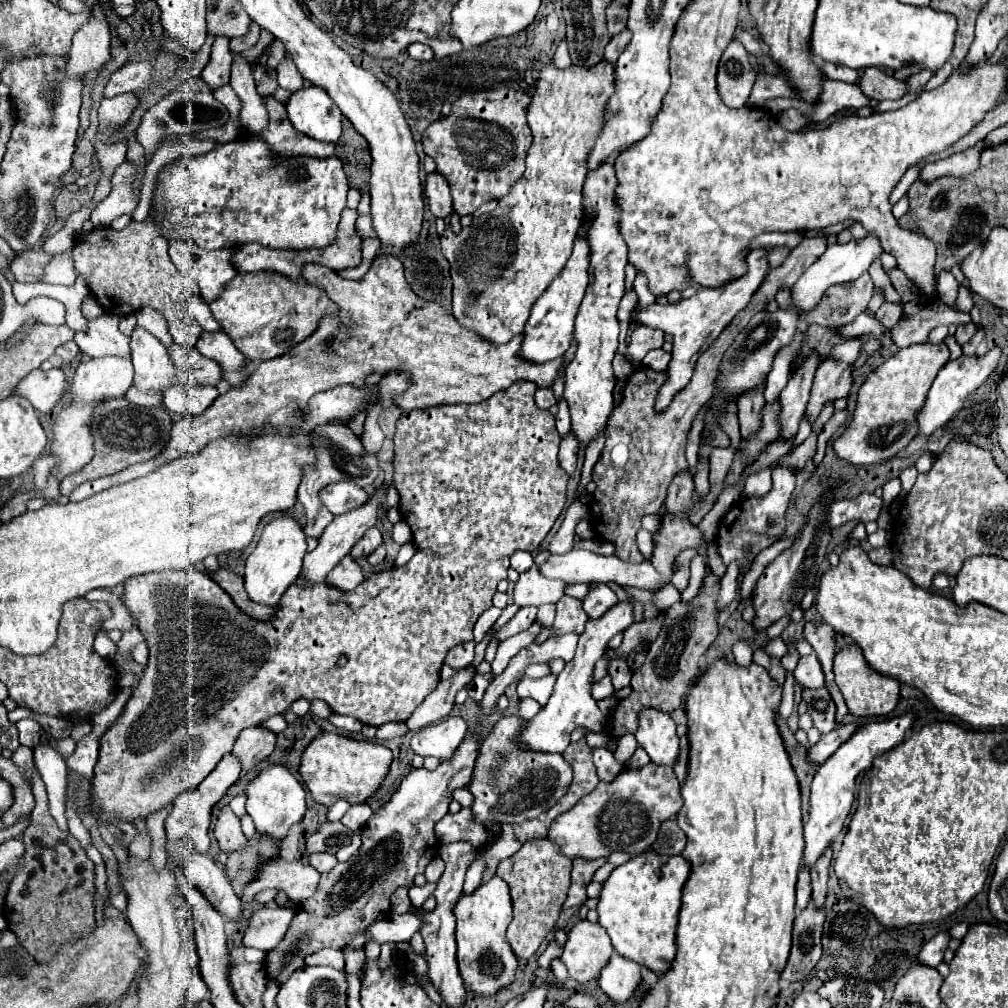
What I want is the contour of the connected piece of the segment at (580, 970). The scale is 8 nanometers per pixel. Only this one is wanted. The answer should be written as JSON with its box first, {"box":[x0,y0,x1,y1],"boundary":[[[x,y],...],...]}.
{"box":[562,921,614,983],"boundary":[[[578,921],[566,939],[562,961],[572,979],[588,983],[598,979],[600,969],[608,963],[614,947],[604,927],[590,921]]]}

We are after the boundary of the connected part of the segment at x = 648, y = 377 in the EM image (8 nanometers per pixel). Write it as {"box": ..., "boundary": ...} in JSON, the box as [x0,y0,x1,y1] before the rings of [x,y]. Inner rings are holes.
{"box":[590,235,826,563],"boundary":[[[814,235],[806,237],[790,255],[784,259],[782,265],[770,269],[766,275],[764,285],[754,293],[750,305],[740,311],[732,323],[722,331],[722,335],[710,345],[710,349],[698,359],[694,375],[686,389],[682,389],[672,403],[668,405],[666,411],[656,413],[654,411],[654,401],[658,395],[658,389],[666,381],[666,373],[652,371],[648,367],[638,367],[634,373],[628,377],[626,389],[624,389],[624,399],[622,403],[612,411],[608,429],[606,429],[606,445],[600,453],[598,463],[594,465],[592,471],[592,481],[596,483],[596,491],[592,493],[592,505],[590,505],[590,521],[594,525],[594,531],[598,537],[604,541],[612,543],[616,547],[616,557],[628,563],[642,563],[644,557],[638,551],[636,545],[636,533],[642,527],[642,517],[650,513],[658,513],[664,505],[668,485],[676,473],[682,473],[688,469],[686,461],[686,437],[692,427],[694,417],[702,409],[702,405],[712,397],[712,383],[718,375],[718,365],[722,361],[724,351],[732,345],[736,335],[748,325],[748,321],[758,313],[758,311],[776,311],[776,291],[778,289],[790,289],[796,279],[826,251],[826,235]],[[616,443],[626,443],[630,449],[630,459],[624,469],[612,469],[610,461],[610,451]]]}

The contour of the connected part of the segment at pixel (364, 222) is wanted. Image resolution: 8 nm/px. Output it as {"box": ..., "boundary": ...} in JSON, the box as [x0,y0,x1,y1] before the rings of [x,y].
{"box":[356,217,378,239],"boundary":[[[358,217],[358,221],[356,221],[356,229],[358,229],[358,235],[364,237],[364,239],[368,239],[368,237],[378,239],[376,233],[372,233],[372,219],[370,219],[370,217]]]}

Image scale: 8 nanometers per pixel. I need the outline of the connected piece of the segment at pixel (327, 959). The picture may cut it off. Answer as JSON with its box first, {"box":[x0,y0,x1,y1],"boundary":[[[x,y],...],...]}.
{"box":[306,949,344,969],"boundary":[[[322,949],[320,953],[308,955],[306,965],[328,965],[334,969],[344,969],[344,953],[338,949]]]}

